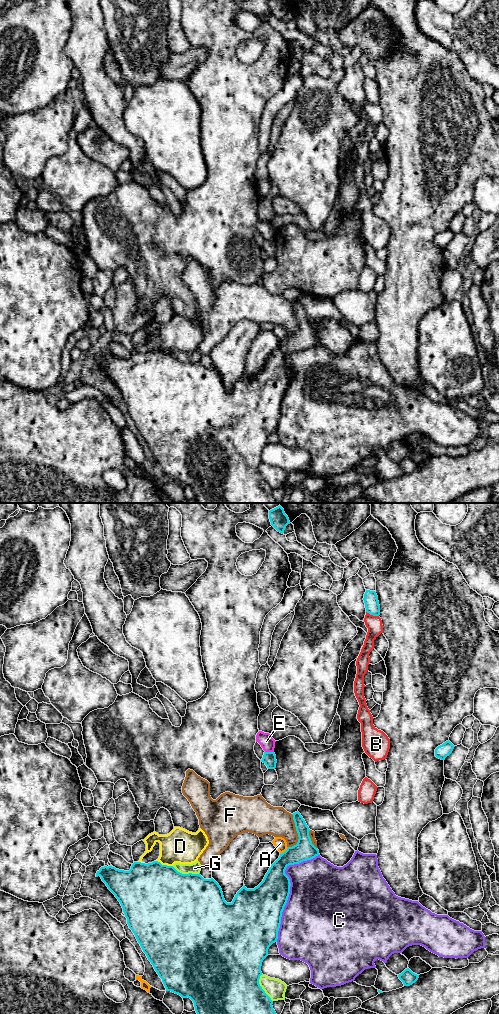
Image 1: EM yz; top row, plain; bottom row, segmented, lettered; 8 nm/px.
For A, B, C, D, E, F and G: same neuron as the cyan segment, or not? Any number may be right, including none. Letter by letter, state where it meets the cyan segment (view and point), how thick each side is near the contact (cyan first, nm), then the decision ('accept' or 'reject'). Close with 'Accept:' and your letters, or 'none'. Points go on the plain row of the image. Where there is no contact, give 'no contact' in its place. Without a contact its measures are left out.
A: meets cyan in yz at (285, 339); 190 nm thick on the cyan side, 100 nm on the other; reject
B: meets cyan in yz at (372, 102); 120 nm thick on the cyan side, 130 nm on the other; reject
C: meets cyan in yz at (289, 376); 320 nm thick on the cyan side, 480 nm on the other; reject
D: meets cyan in yz at (164, 353); 500 nm thick on the cyan side, 280 nm on the other; reject
E: meets cyan in yz at (269, 240); 110 nm thick on the cyan side, 120 nm on the other; reject
F: meets cyan in yz at (297, 320); 170 nm thick on the cyan side, 240 nm on the other; reject
G: meets cyan in yz at (186, 362); 500 nm thick on the cyan side, 90 nm on the other; reject
Accept: none

